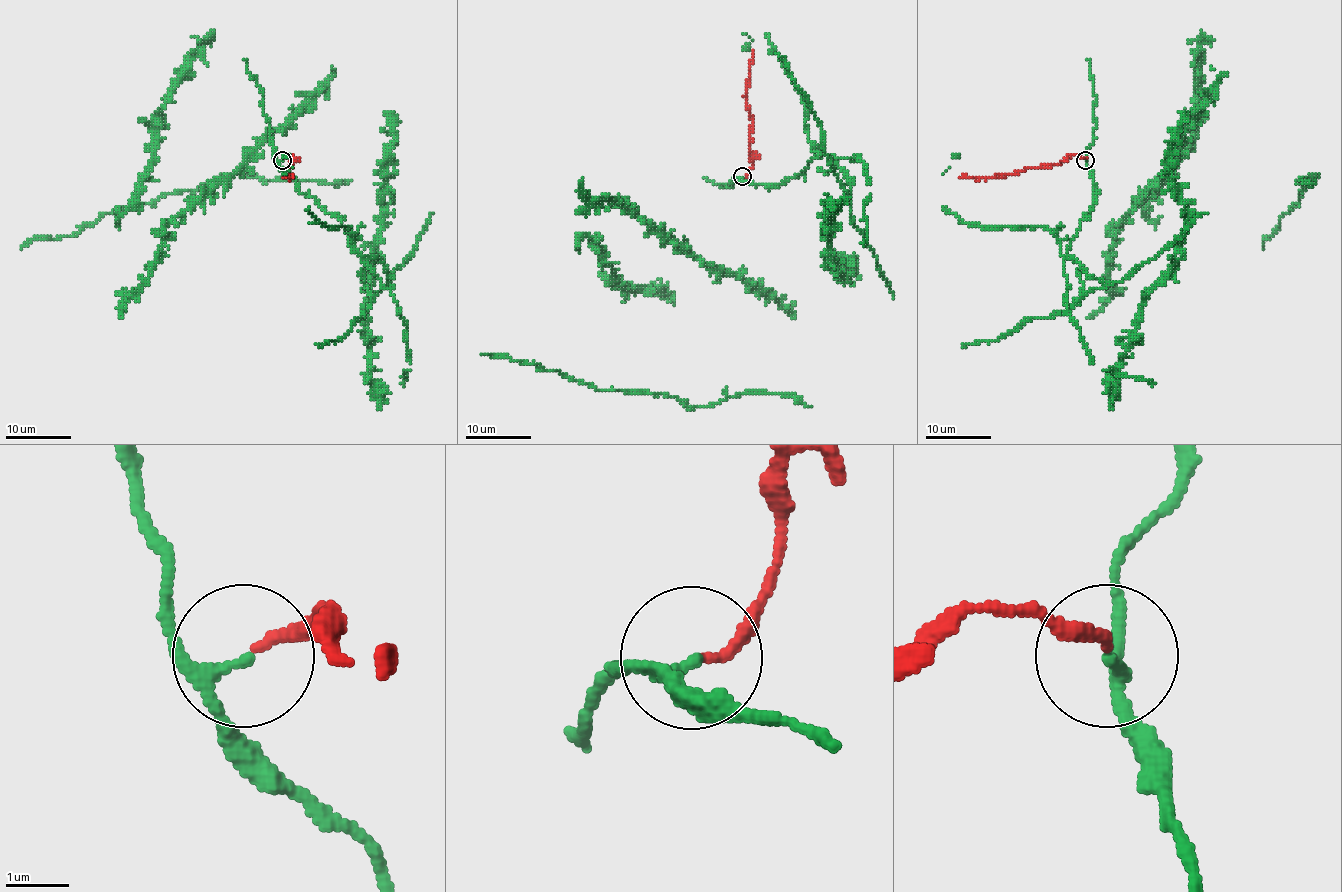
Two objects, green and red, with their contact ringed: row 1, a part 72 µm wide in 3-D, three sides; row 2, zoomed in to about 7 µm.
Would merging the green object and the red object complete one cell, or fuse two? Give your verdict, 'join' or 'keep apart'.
keep apart

